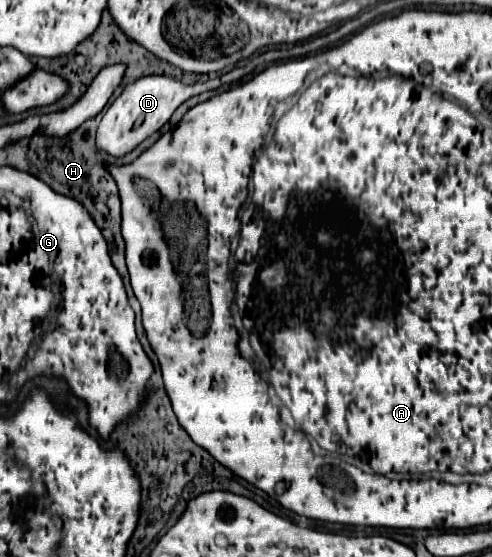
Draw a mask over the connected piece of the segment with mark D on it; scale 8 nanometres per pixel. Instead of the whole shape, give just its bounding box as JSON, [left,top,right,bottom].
[96,67,244,155]

